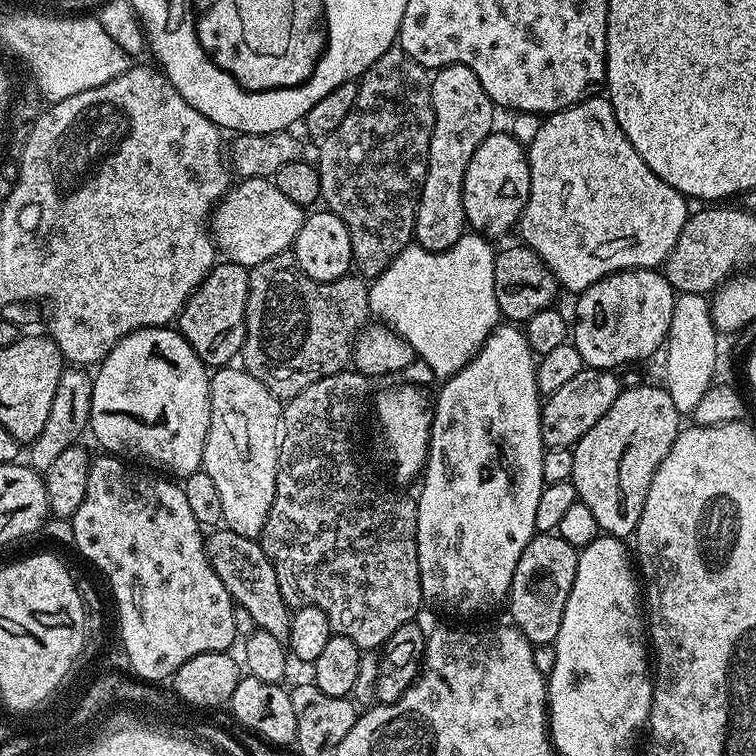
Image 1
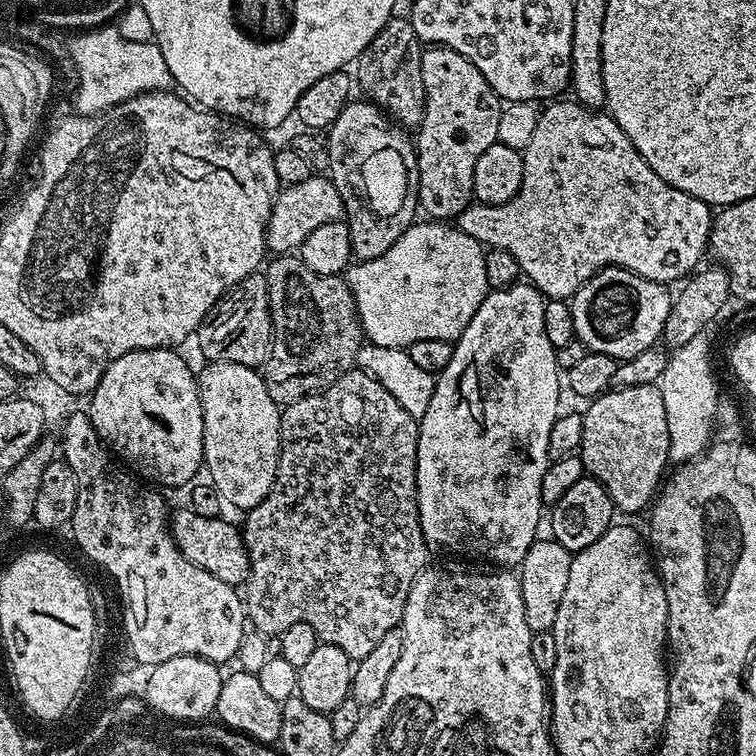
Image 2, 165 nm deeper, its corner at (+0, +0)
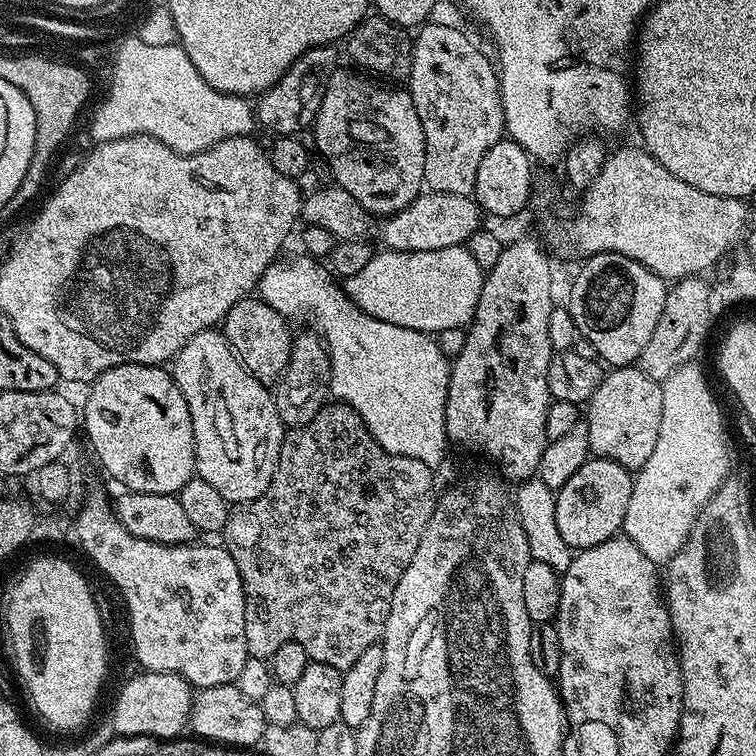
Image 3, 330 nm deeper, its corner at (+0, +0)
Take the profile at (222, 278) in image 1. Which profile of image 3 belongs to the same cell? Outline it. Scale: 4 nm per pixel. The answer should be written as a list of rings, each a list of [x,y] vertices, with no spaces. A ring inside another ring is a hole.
[[[245,298],[239,300],[224,315],[222,331],[248,373],[258,378],[261,384],[272,386],[284,375],[292,353],[294,332],[288,329],[288,324],[286,317],[278,314],[278,310],[274,310],[274,306],[270,306],[266,301],[259,298]]]

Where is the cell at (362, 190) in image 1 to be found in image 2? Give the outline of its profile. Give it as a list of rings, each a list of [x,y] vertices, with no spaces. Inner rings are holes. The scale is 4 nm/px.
[[[393,18],[378,30],[370,46],[366,46],[364,53],[354,62],[359,91],[361,88],[369,101],[405,130],[419,129],[424,117],[421,51],[422,41],[414,34],[411,19]]]

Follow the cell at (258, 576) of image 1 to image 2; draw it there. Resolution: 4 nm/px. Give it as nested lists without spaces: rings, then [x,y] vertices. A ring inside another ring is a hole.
[[[188,506],[178,509],[177,512],[175,509],[170,516],[172,537],[183,556],[194,562],[194,566],[202,566],[202,570],[214,574],[214,578],[222,578],[222,582],[240,586],[247,581],[250,570],[244,533],[237,525],[235,528],[230,521],[224,519],[220,516],[202,518],[194,514]]]

